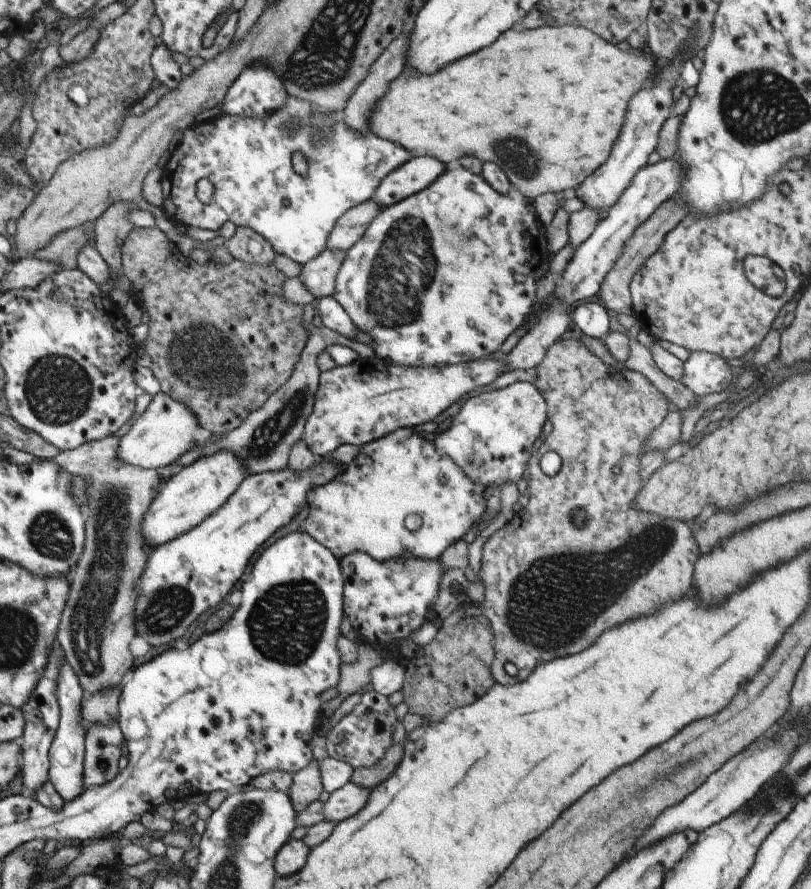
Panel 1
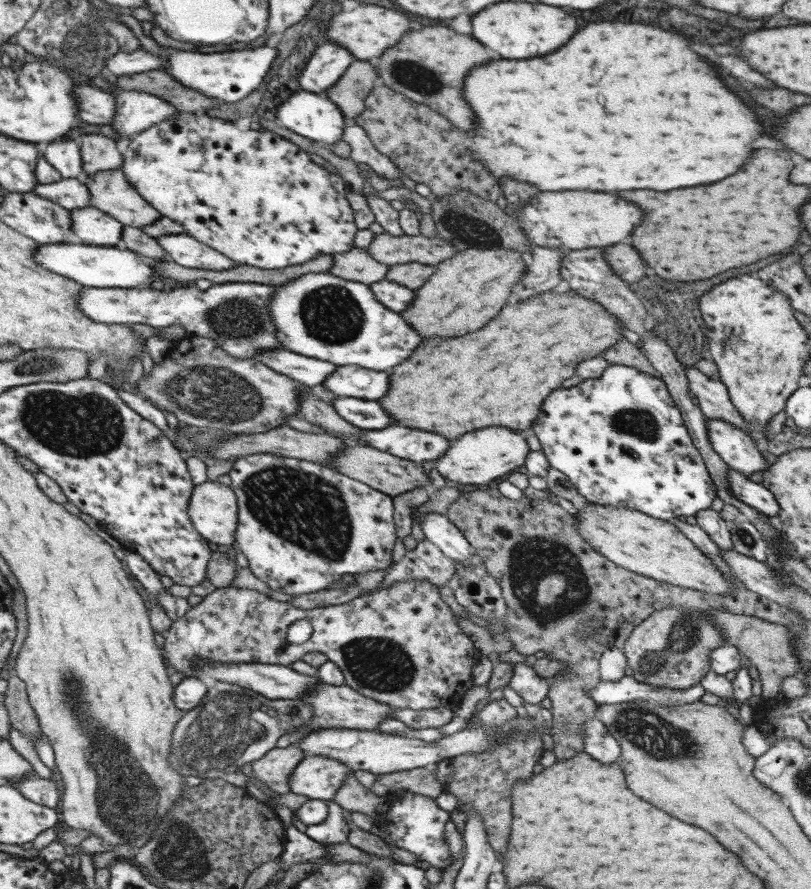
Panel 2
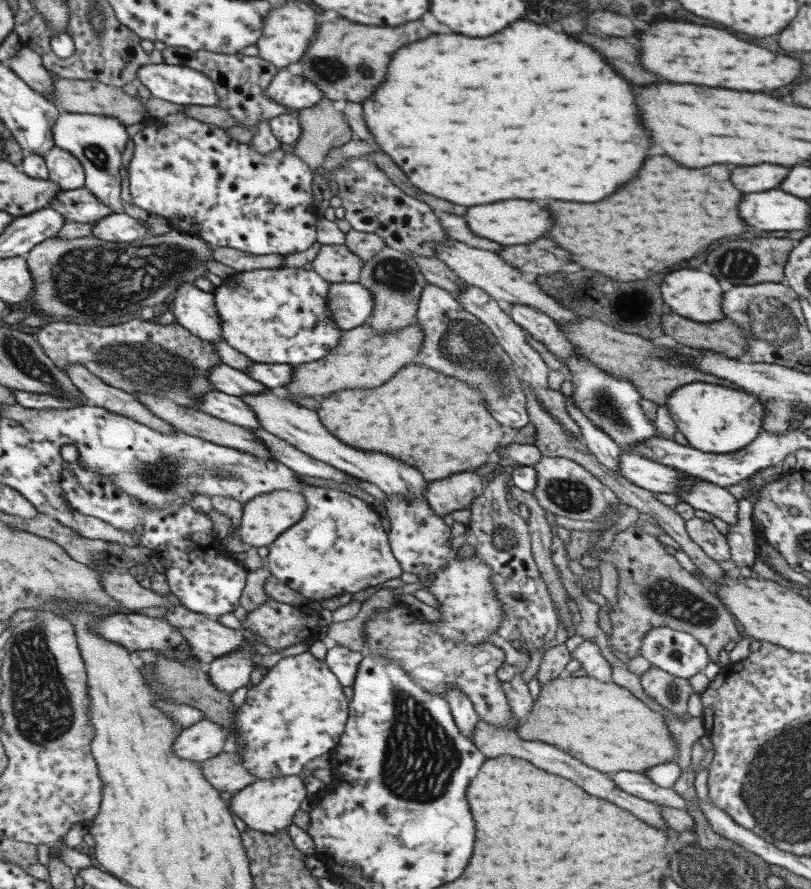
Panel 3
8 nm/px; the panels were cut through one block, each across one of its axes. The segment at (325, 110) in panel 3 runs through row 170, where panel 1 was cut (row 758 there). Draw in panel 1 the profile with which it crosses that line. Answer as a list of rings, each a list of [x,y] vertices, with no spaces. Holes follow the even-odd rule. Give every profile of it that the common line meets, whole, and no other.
[[[312,758],[305,768],[291,776],[292,786],[288,788],[287,794],[290,796],[294,811],[298,813],[306,810],[312,802],[318,801],[323,792],[318,760]]]

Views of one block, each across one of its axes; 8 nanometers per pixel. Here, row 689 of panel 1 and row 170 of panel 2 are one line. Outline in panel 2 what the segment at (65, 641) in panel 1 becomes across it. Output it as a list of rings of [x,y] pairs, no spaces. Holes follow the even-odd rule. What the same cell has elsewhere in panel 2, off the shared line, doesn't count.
[[[100,133],[80,136],[83,172],[95,174],[109,169],[121,169],[122,154],[116,147],[116,141]]]

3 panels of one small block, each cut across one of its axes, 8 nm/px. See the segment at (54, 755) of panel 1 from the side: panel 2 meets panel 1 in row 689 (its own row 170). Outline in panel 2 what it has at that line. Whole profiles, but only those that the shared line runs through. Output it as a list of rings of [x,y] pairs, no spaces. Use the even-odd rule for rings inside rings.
[[[65,138],[48,143],[44,156],[63,179],[77,179],[83,172],[81,148],[77,141]]]

